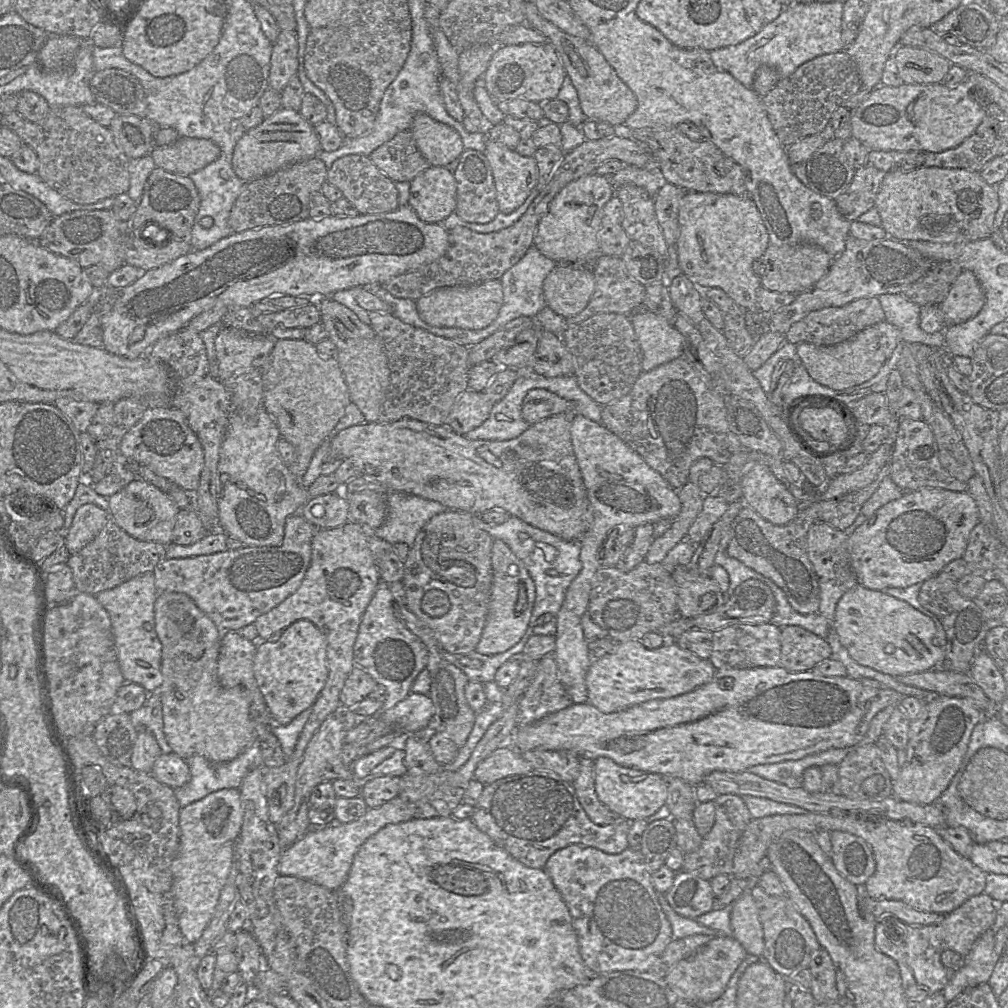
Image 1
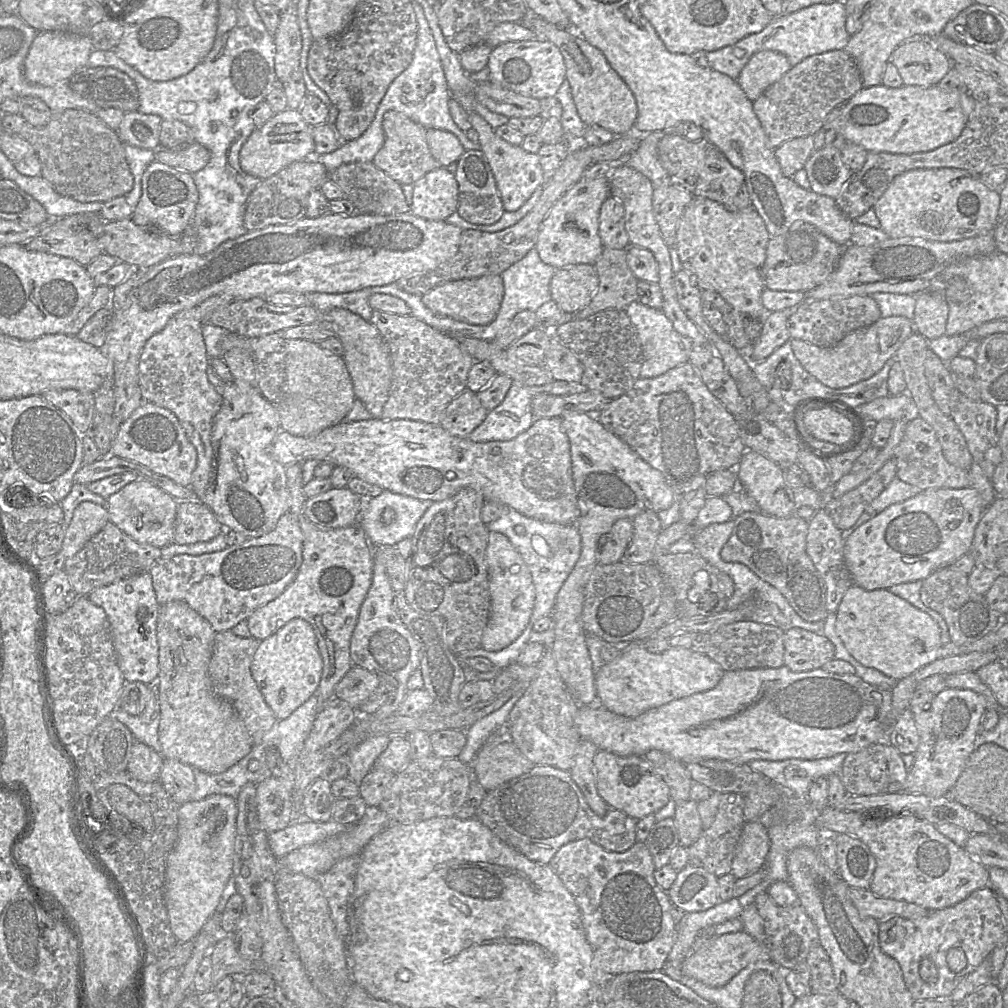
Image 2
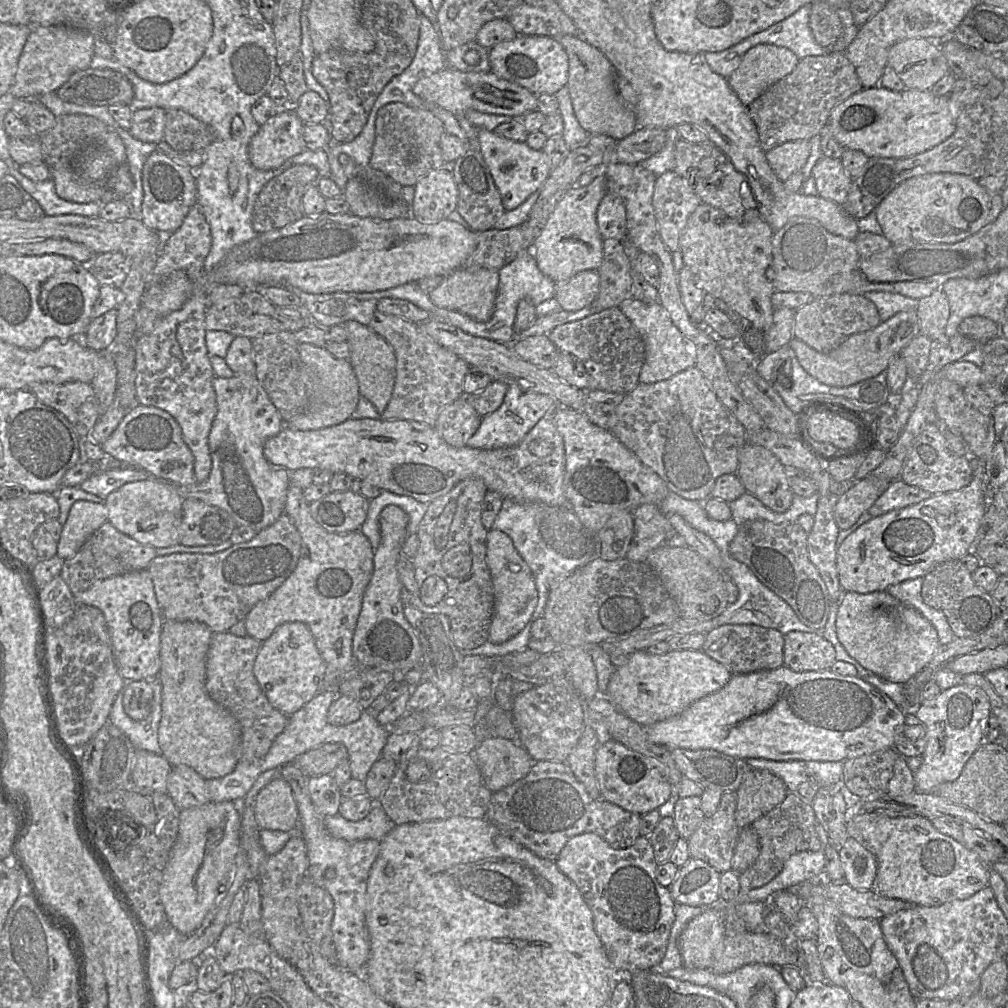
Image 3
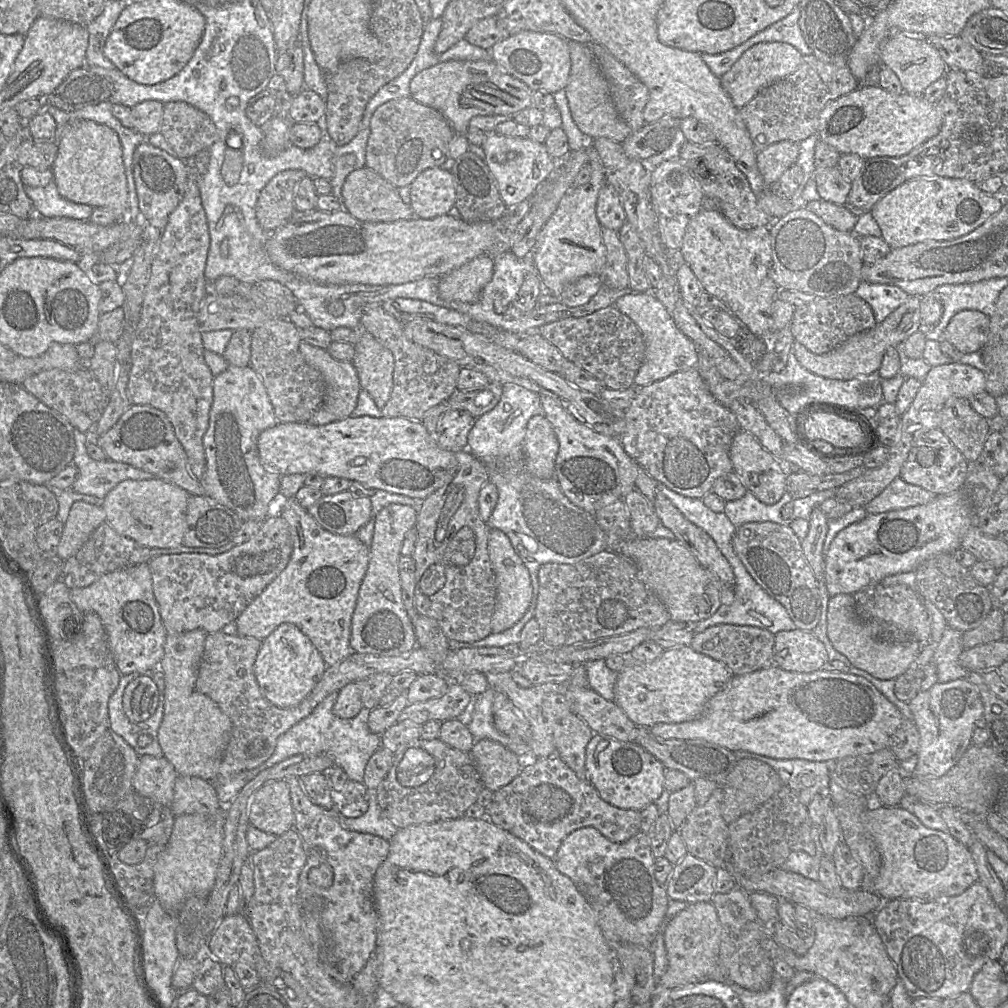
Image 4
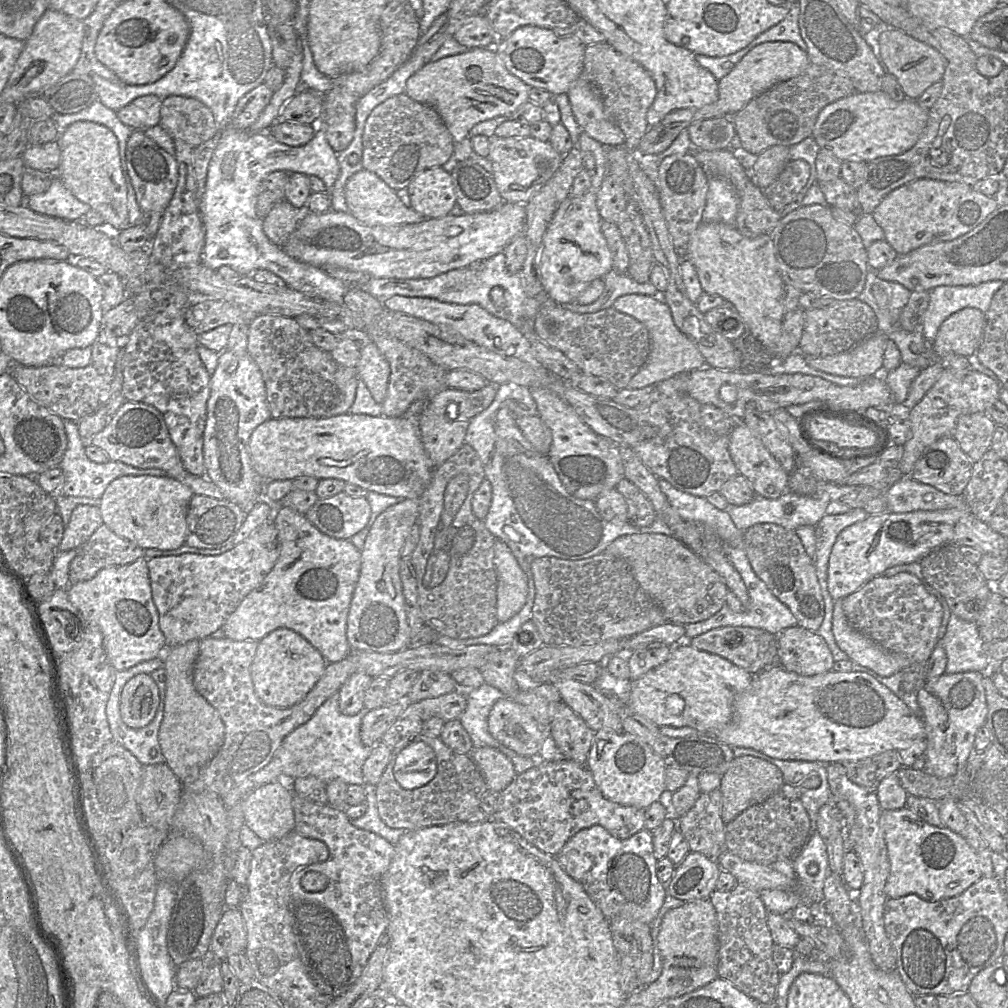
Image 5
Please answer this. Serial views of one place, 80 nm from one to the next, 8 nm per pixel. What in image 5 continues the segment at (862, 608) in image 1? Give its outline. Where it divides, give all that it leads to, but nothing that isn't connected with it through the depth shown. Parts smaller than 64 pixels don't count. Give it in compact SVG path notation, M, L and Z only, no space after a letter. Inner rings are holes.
M842 599L834 601L832 632L837 646L851 661L872 670L879 676L889 677L910 665L903 654L887 651L854 630L843 611Z

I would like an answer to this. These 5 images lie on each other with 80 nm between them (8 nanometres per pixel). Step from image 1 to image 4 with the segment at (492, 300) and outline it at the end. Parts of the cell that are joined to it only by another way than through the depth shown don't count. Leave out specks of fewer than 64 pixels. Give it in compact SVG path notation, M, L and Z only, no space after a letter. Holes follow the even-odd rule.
M488 255L479 256L466 265L440 277L439 296L447 302L477 302L493 274L493 259Z

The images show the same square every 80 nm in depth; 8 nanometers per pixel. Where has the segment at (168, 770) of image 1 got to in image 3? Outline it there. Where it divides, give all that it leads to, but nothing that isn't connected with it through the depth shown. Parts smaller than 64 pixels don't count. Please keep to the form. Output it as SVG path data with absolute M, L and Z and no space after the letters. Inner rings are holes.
M172 767L167 777L167 793L179 811L210 802L206 781L191 767Z

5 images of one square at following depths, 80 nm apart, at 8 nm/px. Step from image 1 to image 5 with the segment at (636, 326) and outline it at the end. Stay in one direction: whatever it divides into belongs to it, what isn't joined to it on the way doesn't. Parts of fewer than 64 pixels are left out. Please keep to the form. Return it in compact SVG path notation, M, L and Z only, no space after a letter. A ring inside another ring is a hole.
M644 294L623 295L615 300L613 308L641 322L649 333L648 357L628 383L628 389L642 389L649 385L656 385L680 373L688 373L706 365L697 346L675 325L670 308L662 299L662 294L660 297Z

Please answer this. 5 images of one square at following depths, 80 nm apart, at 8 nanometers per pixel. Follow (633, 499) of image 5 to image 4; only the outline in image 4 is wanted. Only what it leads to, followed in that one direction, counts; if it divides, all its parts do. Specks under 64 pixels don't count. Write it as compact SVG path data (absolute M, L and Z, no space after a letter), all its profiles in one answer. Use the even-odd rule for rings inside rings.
M636 488L625 496L624 502L630 514L633 538L650 538L661 524L653 505Z

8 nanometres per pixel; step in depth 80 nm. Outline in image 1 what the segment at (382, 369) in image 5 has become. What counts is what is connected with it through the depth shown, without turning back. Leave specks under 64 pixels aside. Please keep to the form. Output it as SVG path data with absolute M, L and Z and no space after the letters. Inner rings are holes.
M330 296L319 298L316 304L320 310L321 322L328 333L327 338L337 347L336 360L347 384L351 402L359 408L365 422L378 422L390 378L387 356L381 340L370 325L361 322L350 309Z

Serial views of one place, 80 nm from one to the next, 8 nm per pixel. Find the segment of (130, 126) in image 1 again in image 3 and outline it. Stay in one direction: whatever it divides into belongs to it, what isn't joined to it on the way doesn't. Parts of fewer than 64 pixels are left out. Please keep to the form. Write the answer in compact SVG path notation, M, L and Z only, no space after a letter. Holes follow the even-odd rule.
M152 107L132 111L130 134L147 143L158 144L164 138L166 111Z

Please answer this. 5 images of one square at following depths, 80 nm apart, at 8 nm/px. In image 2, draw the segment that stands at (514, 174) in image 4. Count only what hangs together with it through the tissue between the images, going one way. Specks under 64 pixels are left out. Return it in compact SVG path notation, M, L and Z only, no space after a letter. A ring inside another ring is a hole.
M470 113L469 115L472 128L478 133L481 150L494 174L504 210L506 212L516 211L531 197L537 188L545 184L539 156L537 153L527 152L521 146L512 145L498 137L495 129L477 113Z

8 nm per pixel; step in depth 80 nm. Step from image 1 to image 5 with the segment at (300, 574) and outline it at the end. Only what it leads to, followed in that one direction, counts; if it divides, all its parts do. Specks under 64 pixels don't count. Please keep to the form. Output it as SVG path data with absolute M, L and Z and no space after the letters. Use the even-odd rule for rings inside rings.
M267 520L232 549L217 555L204 556L184 553L147 559L152 598L159 614L166 650L190 640L203 640L222 628L242 600L259 587L276 564L281 551L278 530L273 520Z

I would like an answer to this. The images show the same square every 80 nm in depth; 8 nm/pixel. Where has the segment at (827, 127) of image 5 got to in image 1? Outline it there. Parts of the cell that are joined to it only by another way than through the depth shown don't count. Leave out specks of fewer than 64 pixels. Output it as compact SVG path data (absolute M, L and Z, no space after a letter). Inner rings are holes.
M967 78L954 88L941 83L903 84L890 87L880 84L858 106L851 117L852 136L871 150L880 151L925 151L939 153L955 148L970 137L988 116L988 113L974 99L975 90Z

